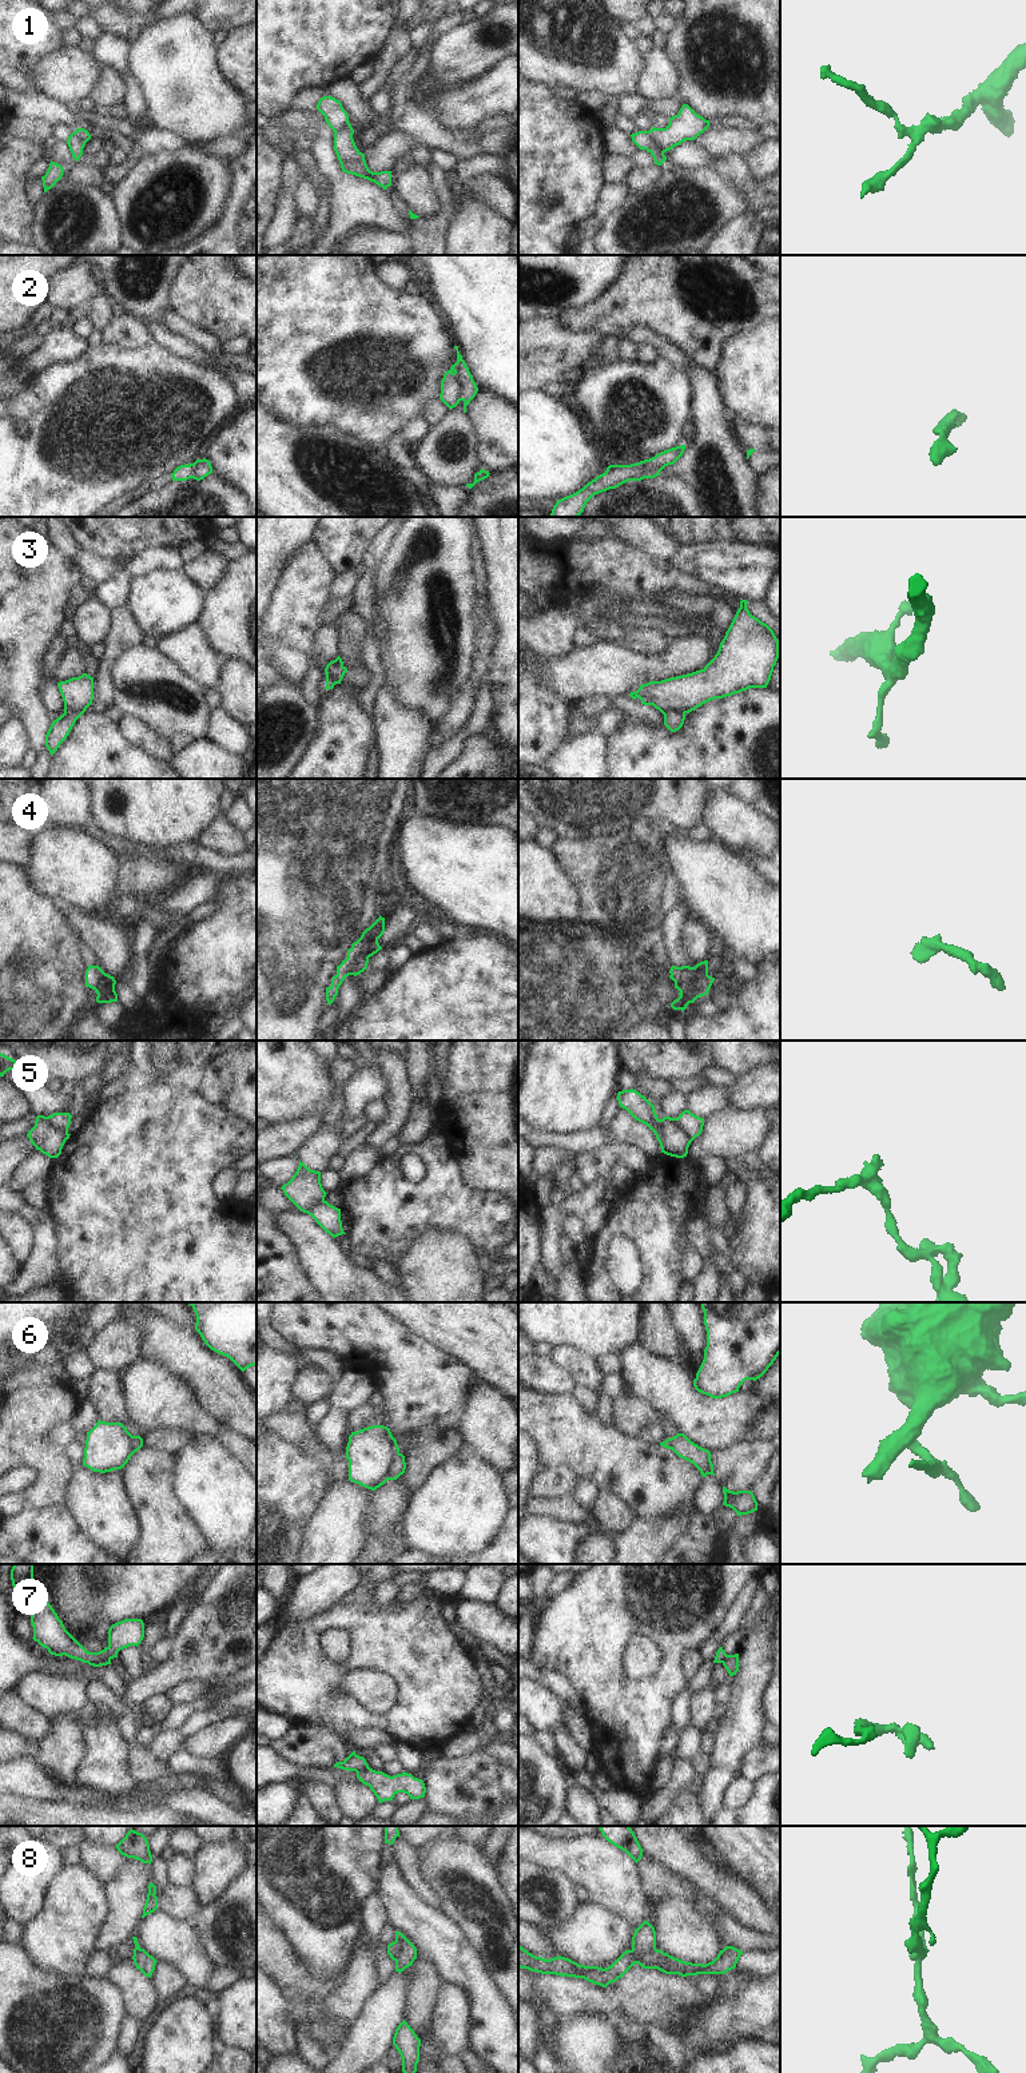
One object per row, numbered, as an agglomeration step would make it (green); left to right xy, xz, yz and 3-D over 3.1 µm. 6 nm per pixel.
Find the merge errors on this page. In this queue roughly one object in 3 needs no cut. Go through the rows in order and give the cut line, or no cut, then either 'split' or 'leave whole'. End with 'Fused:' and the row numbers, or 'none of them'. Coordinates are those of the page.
1: cut yz (647, 131), (663, 152); split
2: cut xz (453, 373), (460, 386), (461, 400); split
3: cut yz (684, 712), (669, 709), (664, 715); split
4: cut yz (675, 981), (684, 983), (692, 981), (700, 995); split
5: cut xy (47, 1117), (68, 1136); split
6: cut xz (398, 1452), (386, 1479); split
7: cut xz (368, 1766), (357, 1773); split
8: cut yz (656, 1949), (644, 1952), (636, 1958), (631, 1950); split
Fused: 1, 2, 3, 4, 5, 6, 7, 8

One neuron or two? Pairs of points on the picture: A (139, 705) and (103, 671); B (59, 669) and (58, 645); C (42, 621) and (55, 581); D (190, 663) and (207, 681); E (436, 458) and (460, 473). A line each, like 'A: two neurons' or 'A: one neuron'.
A: two neurons
B: two neurons
C: one neuron
D: one neuron
E: one neuron

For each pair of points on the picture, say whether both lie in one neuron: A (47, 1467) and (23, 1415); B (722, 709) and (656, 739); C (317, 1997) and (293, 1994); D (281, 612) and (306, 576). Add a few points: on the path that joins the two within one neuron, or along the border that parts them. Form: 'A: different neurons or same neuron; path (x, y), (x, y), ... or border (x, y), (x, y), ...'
A: same neuron; path (42, 1453), (23, 1435), (23, 1428)
B: same neuron; path (706, 725), (692, 739), (672, 739)
C: same neuron; path (311, 1992), (298, 1990)
D: same neuron; path (290, 603), (303, 589), (303, 585)

